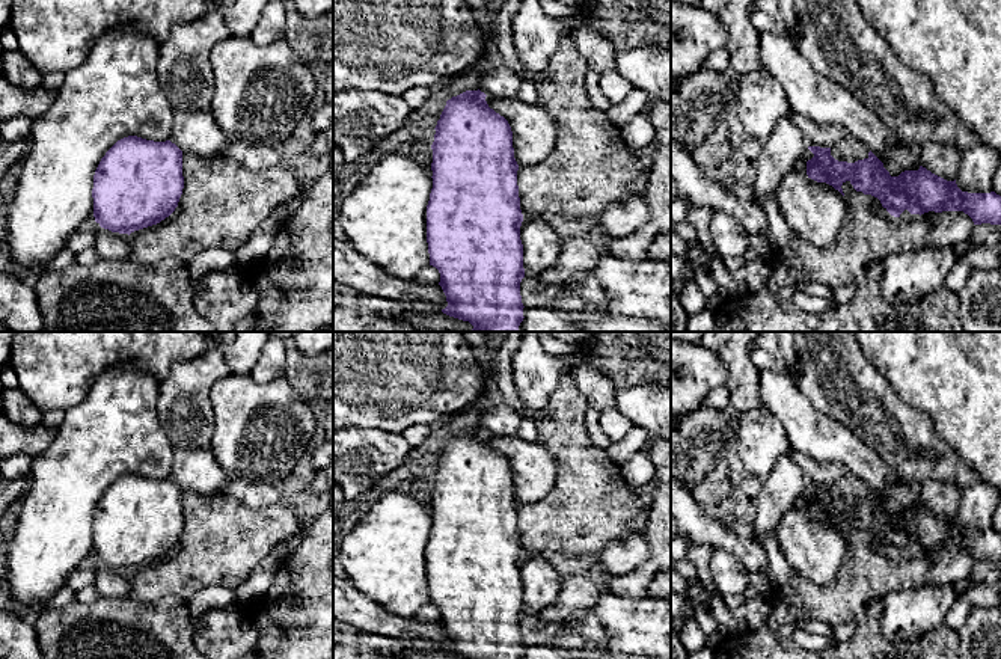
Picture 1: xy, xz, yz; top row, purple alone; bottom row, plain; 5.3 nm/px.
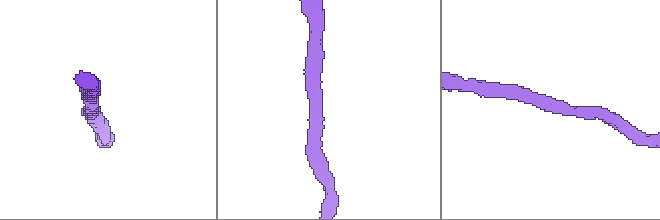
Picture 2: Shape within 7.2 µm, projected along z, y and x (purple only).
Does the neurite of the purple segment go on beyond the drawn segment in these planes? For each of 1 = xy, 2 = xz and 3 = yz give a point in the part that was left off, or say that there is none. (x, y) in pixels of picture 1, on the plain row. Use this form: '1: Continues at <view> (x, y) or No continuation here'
1: No continuation here
2: No continuation here
3: No continuation here

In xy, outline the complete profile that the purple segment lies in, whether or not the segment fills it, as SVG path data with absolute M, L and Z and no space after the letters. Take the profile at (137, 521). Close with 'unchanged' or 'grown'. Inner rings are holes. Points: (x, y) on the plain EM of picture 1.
M124 475L106 490L95 508L95 559L130 573L169 555L182 526L182 489L175 481Z; unchanged

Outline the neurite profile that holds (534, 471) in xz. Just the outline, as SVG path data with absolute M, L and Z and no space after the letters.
M485 434L490 446L504 454L513 469L514 496L519 504L543 499L556 480L556 461L538 442L519 436Z

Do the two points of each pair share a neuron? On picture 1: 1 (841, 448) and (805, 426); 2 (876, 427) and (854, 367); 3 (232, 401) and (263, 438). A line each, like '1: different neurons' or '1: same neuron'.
1: same neuron
2: same neuron
3: same neuron

